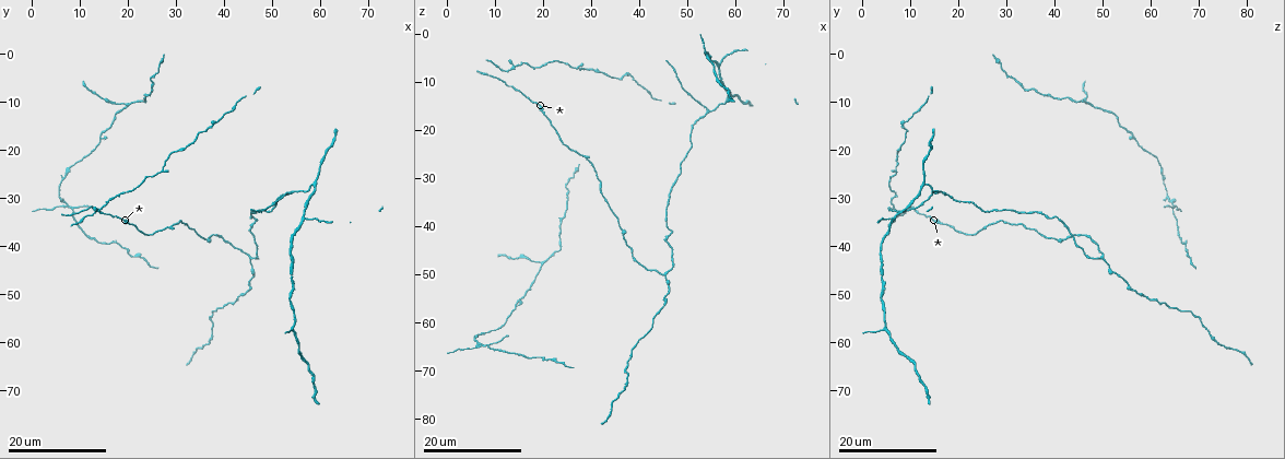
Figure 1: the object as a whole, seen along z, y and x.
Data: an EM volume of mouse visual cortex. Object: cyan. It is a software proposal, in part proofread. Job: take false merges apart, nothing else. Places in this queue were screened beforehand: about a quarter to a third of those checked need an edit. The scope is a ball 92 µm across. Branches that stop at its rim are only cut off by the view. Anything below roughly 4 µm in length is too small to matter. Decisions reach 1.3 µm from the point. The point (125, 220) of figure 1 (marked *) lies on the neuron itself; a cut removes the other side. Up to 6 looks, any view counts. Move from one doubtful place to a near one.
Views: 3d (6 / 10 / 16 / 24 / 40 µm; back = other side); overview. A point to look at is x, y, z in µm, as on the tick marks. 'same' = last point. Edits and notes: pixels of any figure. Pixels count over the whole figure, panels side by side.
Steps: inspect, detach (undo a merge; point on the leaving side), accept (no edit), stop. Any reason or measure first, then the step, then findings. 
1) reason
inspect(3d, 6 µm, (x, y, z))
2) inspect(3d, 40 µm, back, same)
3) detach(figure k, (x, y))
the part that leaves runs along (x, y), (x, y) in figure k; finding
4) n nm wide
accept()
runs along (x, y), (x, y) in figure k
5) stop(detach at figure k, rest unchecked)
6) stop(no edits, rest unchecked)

arms part here
inspect(3d, 16 µm, (59.0, 27.0, 12.5))

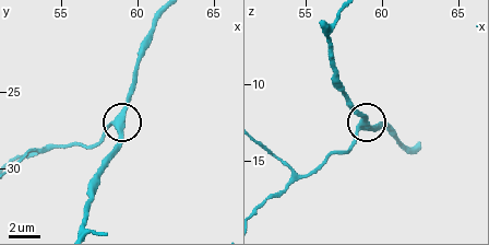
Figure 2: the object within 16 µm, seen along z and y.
inspect(3d, 6 µm, (59.0, 27.0, 12.6))

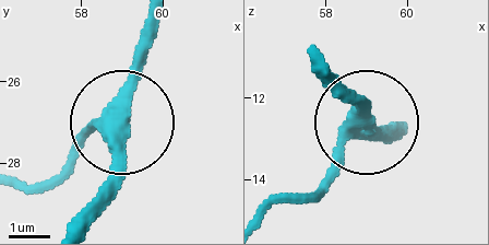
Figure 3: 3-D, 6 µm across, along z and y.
330 nm wide
accept()
runs along (18, 179), (49, 176), (87, 131), (119, 117), (143, 26) in figure 3; continuous, no second neuron

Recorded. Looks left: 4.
inspect(3d, 16 µm, (54.5, 28.5, 16.0))

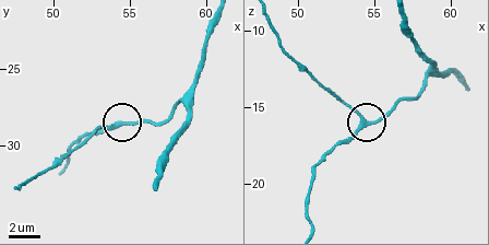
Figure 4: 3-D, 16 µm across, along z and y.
inspect(3d, 10 µm, (54.2, 28.8, 15.6))

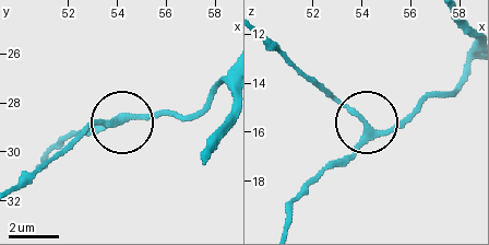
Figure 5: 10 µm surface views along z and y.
220 nm wide
accept()
runs along (284, 223), (289, 203), (353, 148), (362, 129), (323, 86) in figure 5; continuous, no second neuron

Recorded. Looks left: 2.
a fork
inspect(3d, 24 µm, (57.0, 34.0, 6.5))

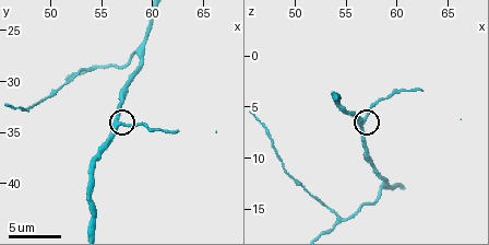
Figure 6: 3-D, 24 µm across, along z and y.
inspect(3d, 6 µm, (56.8, 34.2, 6.4))

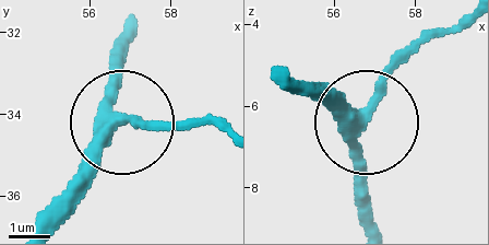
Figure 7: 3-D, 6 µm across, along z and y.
320 nm wide
accept()
runs along (377, 226), (362, 121), (383, 80), (432, 32) in figure 7; all the same neuron

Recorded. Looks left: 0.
stop(no edits, rest unchecked)

